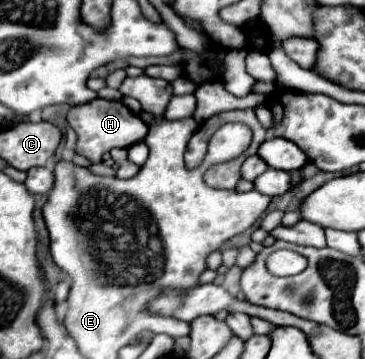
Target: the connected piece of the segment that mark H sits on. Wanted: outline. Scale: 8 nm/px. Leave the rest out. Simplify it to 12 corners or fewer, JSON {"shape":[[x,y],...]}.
{"shape":[[96,98],[68,112],[76,152],[102,162],[148,130],[122,102]]}

